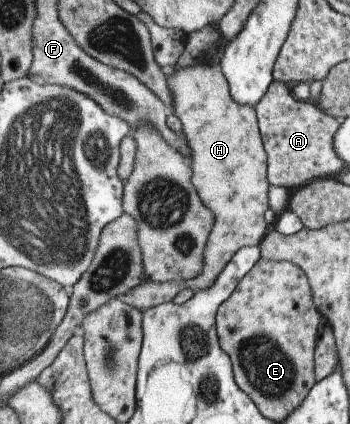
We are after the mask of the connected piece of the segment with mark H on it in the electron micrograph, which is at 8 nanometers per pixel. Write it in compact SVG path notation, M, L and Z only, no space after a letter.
M218 62L185 69L174 66L165 73L173 94L172 111L181 118L182 133L191 148L191 181L201 201L213 212L214 226L207 238L203 269L196 278L183 283L143 280L120 297L128 306L141 311L172 301L180 289L196 292L209 287L237 250L258 246L270 229L264 218L264 212L269 207L267 154L255 107L238 104L231 97L228 81Z

